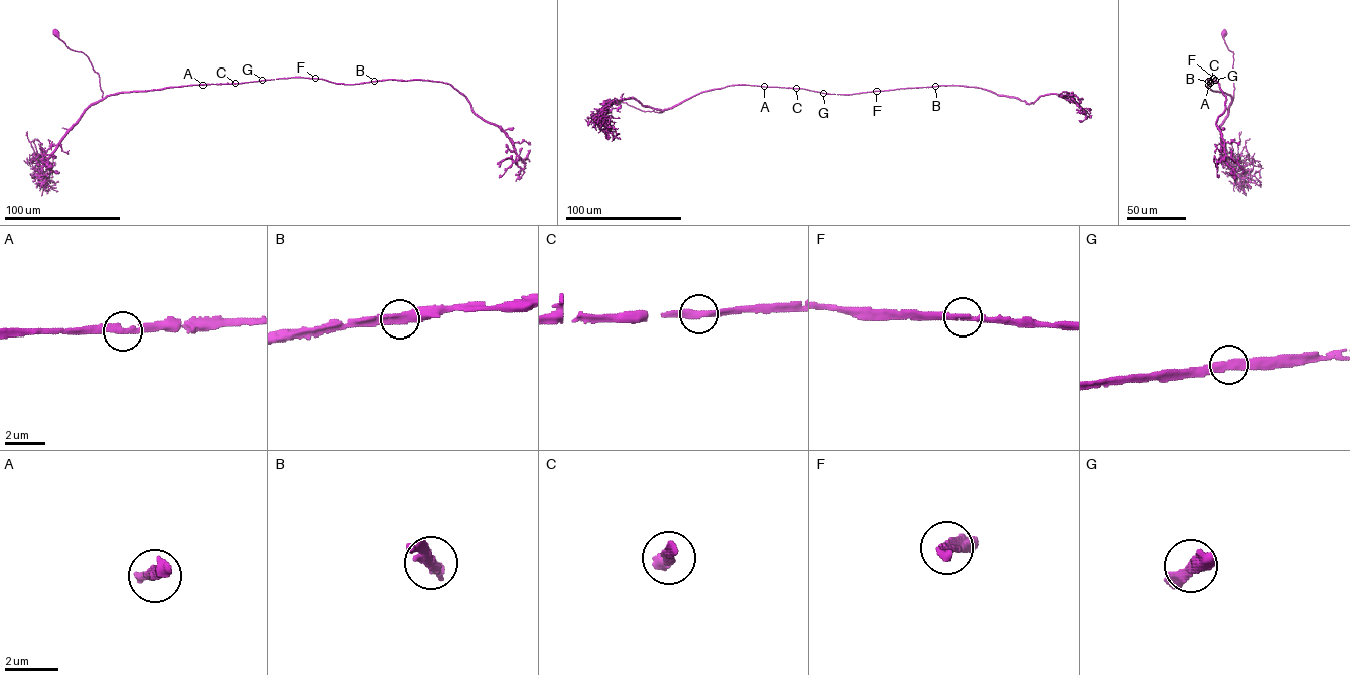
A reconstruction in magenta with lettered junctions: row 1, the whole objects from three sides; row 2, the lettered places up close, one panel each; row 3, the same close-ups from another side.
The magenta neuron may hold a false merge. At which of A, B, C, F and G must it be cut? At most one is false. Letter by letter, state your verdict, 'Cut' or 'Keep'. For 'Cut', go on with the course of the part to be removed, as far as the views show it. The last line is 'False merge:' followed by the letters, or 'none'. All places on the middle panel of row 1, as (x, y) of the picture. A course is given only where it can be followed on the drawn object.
A: Keep
B: Keep
C: Keep
F: Keep
G: Keep
False merge: none

